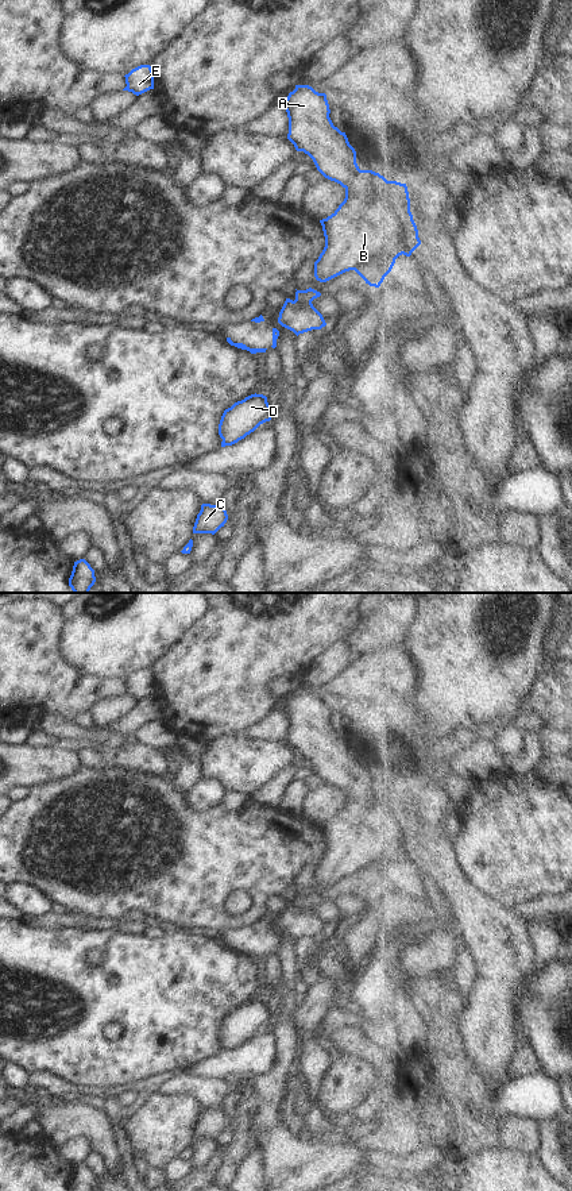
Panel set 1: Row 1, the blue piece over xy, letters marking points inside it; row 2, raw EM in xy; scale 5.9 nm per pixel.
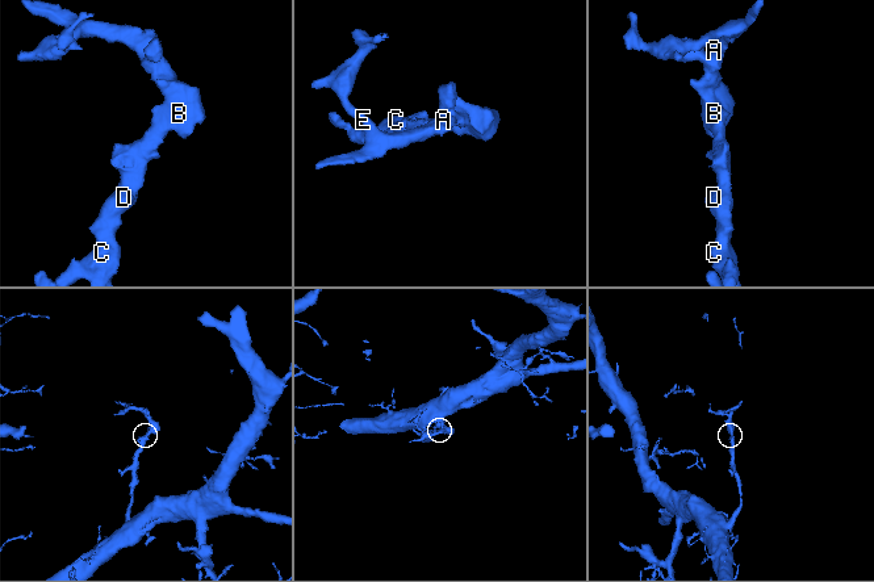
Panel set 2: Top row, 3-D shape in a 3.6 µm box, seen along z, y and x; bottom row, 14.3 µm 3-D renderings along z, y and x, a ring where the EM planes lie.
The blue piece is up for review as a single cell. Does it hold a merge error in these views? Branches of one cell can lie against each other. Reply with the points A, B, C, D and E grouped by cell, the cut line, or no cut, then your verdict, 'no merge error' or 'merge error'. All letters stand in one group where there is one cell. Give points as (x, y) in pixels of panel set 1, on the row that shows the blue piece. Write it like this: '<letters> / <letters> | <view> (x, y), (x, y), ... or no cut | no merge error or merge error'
A B C D E | no cut | no merge error

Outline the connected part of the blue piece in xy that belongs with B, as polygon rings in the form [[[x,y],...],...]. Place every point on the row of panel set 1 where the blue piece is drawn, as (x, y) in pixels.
[[[295,85],[285,101],[289,117],[287,139],[297,151],[308,154],[317,170],[345,189],[345,198],[326,219],[320,220],[325,247],[314,262],[314,277],[326,282],[345,271],[355,270],[370,286],[379,288],[399,255],[410,257],[421,244],[418,230],[410,212],[406,184],[387,181],[372,170],[360,170],[356,151],[345,132],[333,126],[325,93],[309,85]]]

